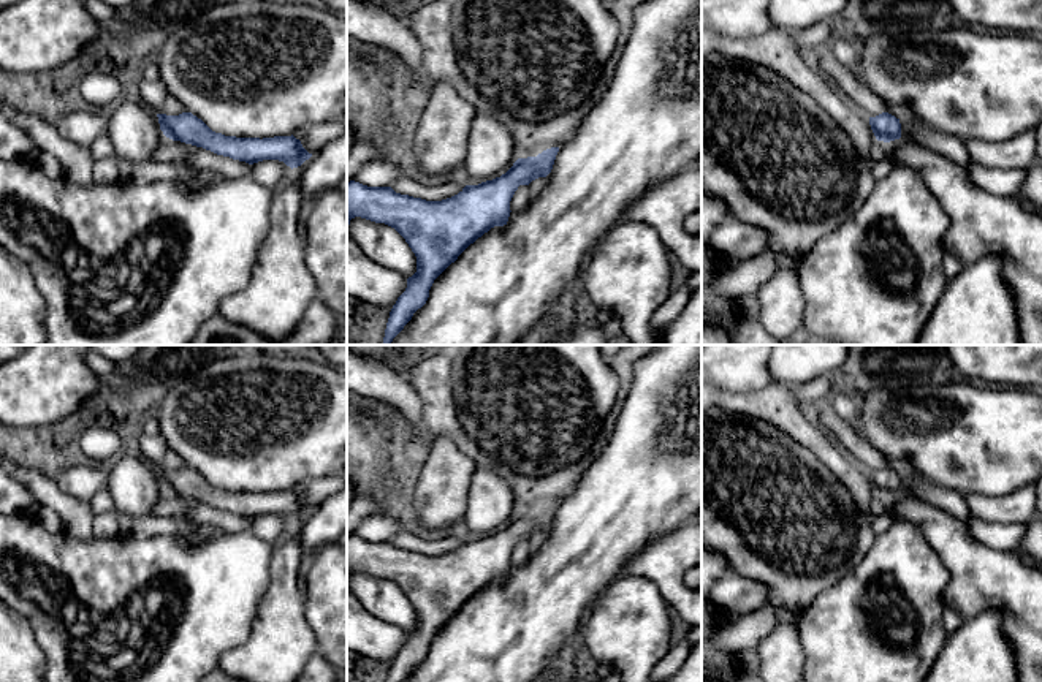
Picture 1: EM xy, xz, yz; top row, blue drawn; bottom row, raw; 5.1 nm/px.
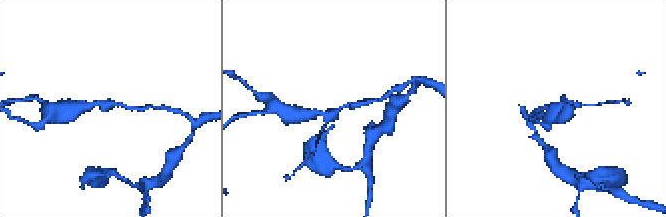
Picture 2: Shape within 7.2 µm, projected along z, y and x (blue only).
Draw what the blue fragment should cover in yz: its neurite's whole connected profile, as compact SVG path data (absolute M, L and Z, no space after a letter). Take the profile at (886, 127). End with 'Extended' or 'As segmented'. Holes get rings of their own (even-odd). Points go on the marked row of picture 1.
M888 112L869 117L869 125L877 141L890 142L901 138L899 119Z. As segmented

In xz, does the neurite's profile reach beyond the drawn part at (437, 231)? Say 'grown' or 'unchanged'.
unchanged

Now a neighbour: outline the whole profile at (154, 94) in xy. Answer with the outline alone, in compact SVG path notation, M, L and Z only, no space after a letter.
M146 81L141 85L141 101L155 114L162 114L168 90L162 81Z

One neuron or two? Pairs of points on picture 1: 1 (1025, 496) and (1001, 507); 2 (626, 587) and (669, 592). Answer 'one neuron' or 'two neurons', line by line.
1: one neuron
2: two neurons

